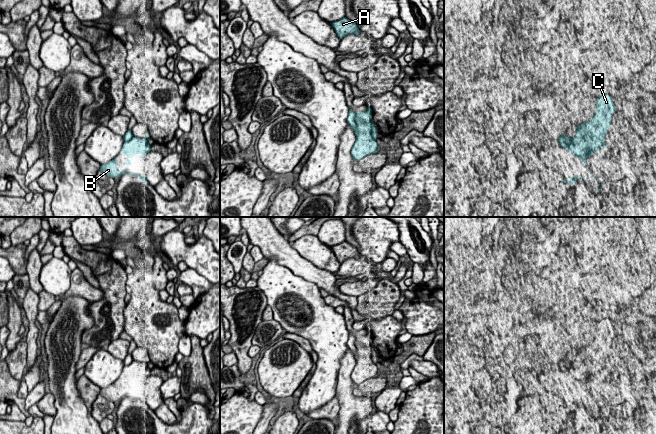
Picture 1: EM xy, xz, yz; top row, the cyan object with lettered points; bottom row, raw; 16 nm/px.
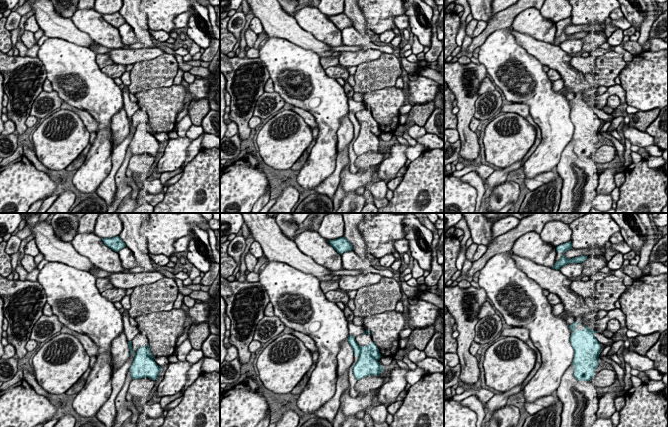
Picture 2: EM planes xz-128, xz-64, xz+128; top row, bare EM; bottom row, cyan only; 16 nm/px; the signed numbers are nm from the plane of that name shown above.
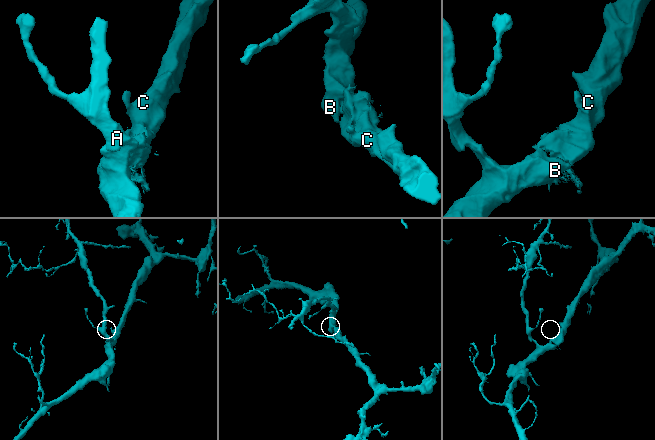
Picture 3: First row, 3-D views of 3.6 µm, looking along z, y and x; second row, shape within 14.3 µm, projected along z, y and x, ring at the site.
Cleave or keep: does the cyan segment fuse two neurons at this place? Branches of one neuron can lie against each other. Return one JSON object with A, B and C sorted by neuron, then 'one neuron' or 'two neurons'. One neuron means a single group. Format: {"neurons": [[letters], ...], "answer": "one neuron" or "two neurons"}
{"neurons": [["A", "B", "C"]], "answer": "one neuron"}

